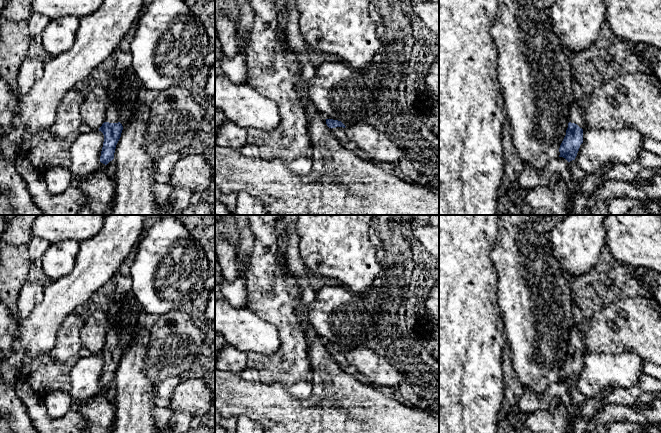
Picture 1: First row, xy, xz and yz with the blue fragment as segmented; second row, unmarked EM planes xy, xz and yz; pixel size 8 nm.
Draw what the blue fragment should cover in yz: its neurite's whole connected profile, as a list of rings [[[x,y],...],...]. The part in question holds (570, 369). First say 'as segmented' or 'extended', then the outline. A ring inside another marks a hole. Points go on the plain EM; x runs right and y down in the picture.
extended; [[[577,326],[574,327],[566,359],[560,369],[559,381],[565,382],[568,386],[575,384],[580,369],[583,367],[583,354],[586,352],[583,336]]]

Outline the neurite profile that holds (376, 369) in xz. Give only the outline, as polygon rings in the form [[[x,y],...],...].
[[[365,346],[345,351],[344,356],[348,366],[355,367],[374,386],[396,394],[403,375],[395,365]]]

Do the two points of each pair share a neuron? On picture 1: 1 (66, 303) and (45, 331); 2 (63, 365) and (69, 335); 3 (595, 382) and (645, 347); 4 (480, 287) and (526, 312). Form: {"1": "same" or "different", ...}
{"1": "same", "2": "same", "3": "different", "4": "different"}

